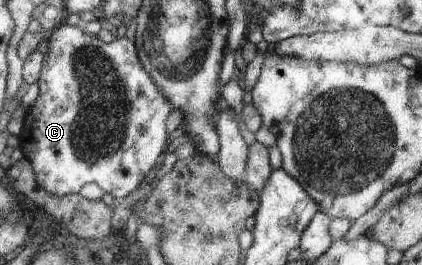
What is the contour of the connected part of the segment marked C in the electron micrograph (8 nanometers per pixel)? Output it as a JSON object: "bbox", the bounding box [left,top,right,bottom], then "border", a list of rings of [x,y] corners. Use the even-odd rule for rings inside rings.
{"bbox":[17,23,172,201],"border":[[[63,23],[47,37],[48,52],[44,57],[43,71],[39,81],[39,95],[36,102],[29,107],[25,113],[24,127],[17,131],[19,139],[19,147],[25,157],[32,165],[35,178],[39,187],[46,193],[65,197],[66,195],[78,194],[83,185],[94,182],[98,184],[105,192],[109,193],[116,201],[121,201],[123,197],[127,197],[129,193],[135,193],[133,189],[143,181],[143,177],[149,173],[149,169],[157,163],[157,157],[166,151],[165,143],[167,143],[166,119],[172,110],[168,99],[160,92],[160,88],[153,83],[151,76],[144,70],[139,63],[137,52],[135,49],[134,39],[115,37],[109,43],[87,35],[81,31],[81,24],[72,26]]]}

